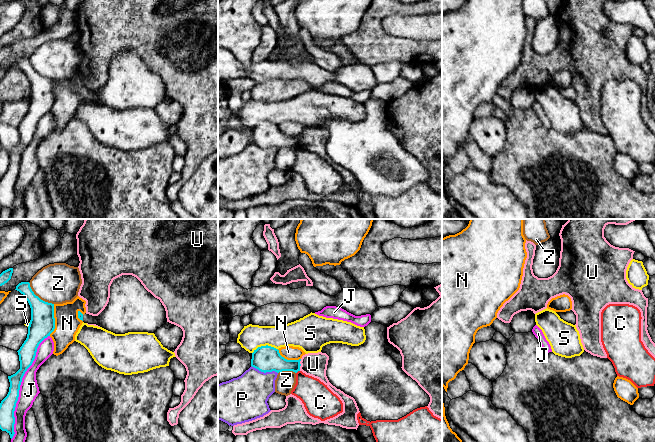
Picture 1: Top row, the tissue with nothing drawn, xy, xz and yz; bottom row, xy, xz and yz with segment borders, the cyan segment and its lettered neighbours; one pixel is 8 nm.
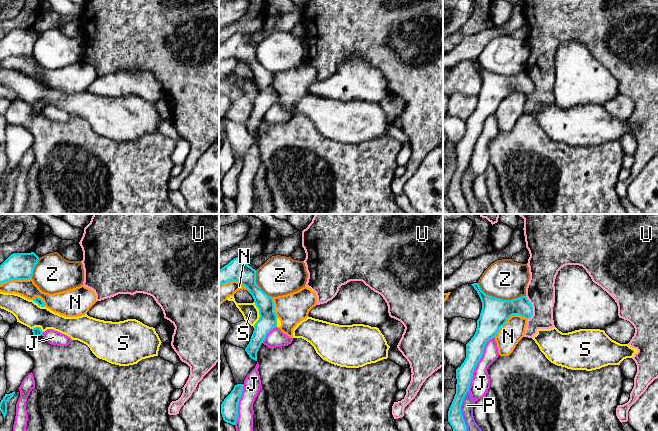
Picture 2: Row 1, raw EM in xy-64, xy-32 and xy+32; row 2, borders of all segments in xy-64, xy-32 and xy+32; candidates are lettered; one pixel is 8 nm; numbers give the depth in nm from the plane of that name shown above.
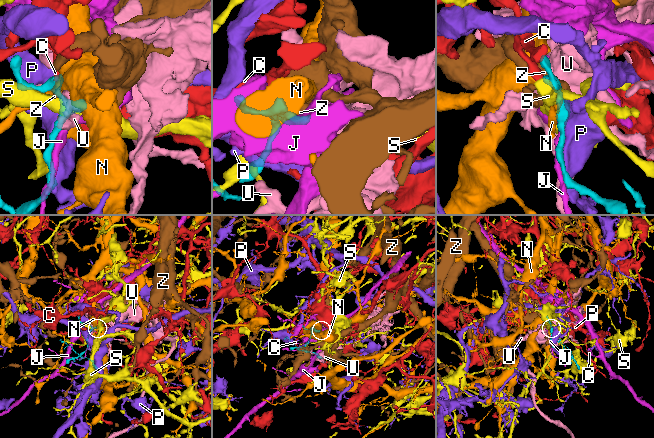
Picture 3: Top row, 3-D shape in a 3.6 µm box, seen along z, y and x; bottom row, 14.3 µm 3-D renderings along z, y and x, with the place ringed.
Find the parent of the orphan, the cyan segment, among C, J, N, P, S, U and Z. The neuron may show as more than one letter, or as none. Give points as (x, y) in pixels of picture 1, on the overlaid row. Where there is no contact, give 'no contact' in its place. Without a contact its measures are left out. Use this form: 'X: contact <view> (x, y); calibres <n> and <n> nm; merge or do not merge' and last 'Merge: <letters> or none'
C: contact xz (297, 371); calibres 190 and 240 nm; do not merge
J: contact xy (19, 387); calibres 130 and 160 nm; do not merge
N: contact xy (54, 320); calibres 200 and 200 nm; do not merge
P: contact xz (264, 372); calibres 200 and 340 nm; do not merge
S: contact xz (264, 346); calibres 200 and 200 nm; do not merge
U: contact xz (300, 365); calibres 180 and 190 nm; do not merge
Z: contact xy (37, 296); calibres 200 and 320 nm; do not merge
Merge: none

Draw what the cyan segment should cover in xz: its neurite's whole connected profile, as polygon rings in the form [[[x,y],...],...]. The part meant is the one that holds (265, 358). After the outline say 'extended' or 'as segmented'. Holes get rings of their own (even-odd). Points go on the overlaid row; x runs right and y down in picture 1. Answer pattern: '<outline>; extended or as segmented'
[[[271,346],[258,347],[252,353],[251,366],[258,369],[261,372],[272,372],[277,373],[282,371],[293,371],[297,373],[300,371],[299,360],[287,360],[282,357],[279,350]]]; as segmented

